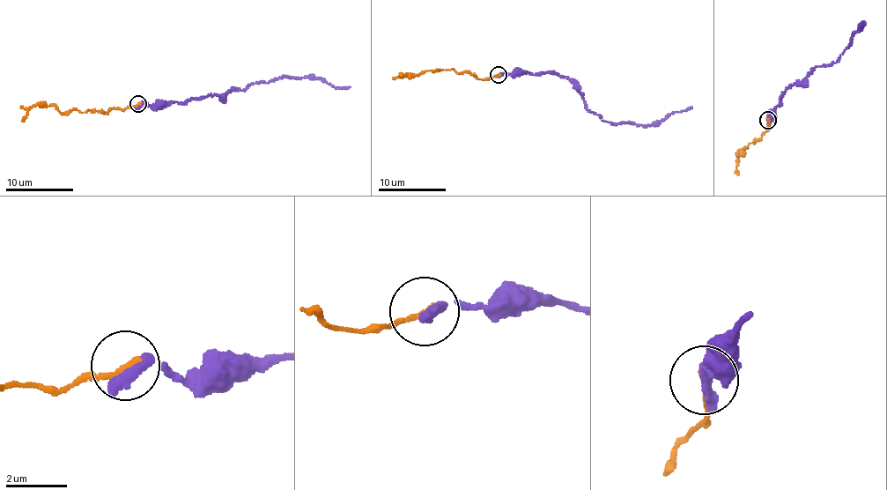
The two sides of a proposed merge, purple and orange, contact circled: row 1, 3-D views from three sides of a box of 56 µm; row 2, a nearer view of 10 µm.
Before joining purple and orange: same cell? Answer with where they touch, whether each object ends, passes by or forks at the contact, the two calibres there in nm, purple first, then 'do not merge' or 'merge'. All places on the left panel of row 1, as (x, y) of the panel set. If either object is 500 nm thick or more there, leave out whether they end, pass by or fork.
(138, 104) | purple ends | orange ends | 480/190 nm | merge

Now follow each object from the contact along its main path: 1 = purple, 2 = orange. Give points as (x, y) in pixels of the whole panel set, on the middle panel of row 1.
1: (498, 74), (527, 71), (568, 77), (574, 81), (588, 109), (612, 122), (657, 125), (676, 112), (692, 107)
2: (498, 74), (484, 79), (476, 78), (466, 70), (456, 73), (452, 68), (401, 76)

